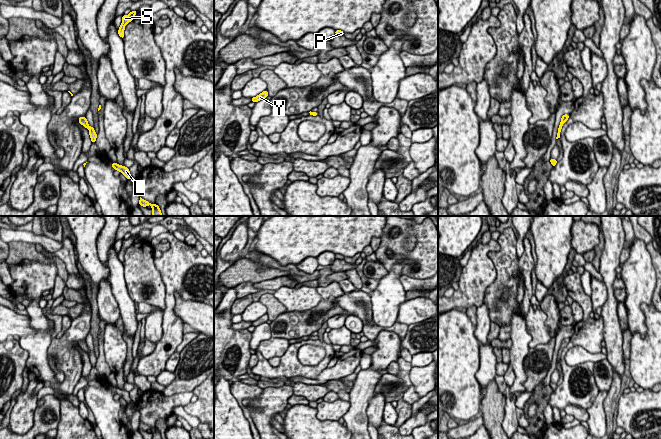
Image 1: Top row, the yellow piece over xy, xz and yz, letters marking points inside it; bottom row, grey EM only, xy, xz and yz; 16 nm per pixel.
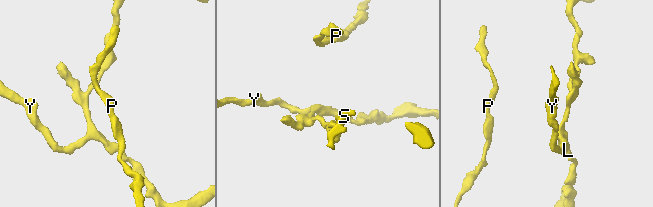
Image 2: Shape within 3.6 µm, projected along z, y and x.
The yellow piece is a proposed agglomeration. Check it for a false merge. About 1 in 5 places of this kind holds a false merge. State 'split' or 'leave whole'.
leave whole

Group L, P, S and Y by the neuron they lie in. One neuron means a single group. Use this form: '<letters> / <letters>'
L P S Y

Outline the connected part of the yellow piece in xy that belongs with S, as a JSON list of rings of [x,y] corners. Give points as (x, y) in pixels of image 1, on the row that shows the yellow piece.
[[[131,11],[128,15],[123,15],[122,23],[119,27],[118,34],[119,36],[124,39],[124,30],[125,26],[134,19],[134,16],[137,14],[137,11]]]

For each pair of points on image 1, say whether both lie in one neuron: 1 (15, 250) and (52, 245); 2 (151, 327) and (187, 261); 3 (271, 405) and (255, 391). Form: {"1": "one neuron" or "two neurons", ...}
{"1": "two neurons", "2": "two neurons", "3": "two neurons"}

